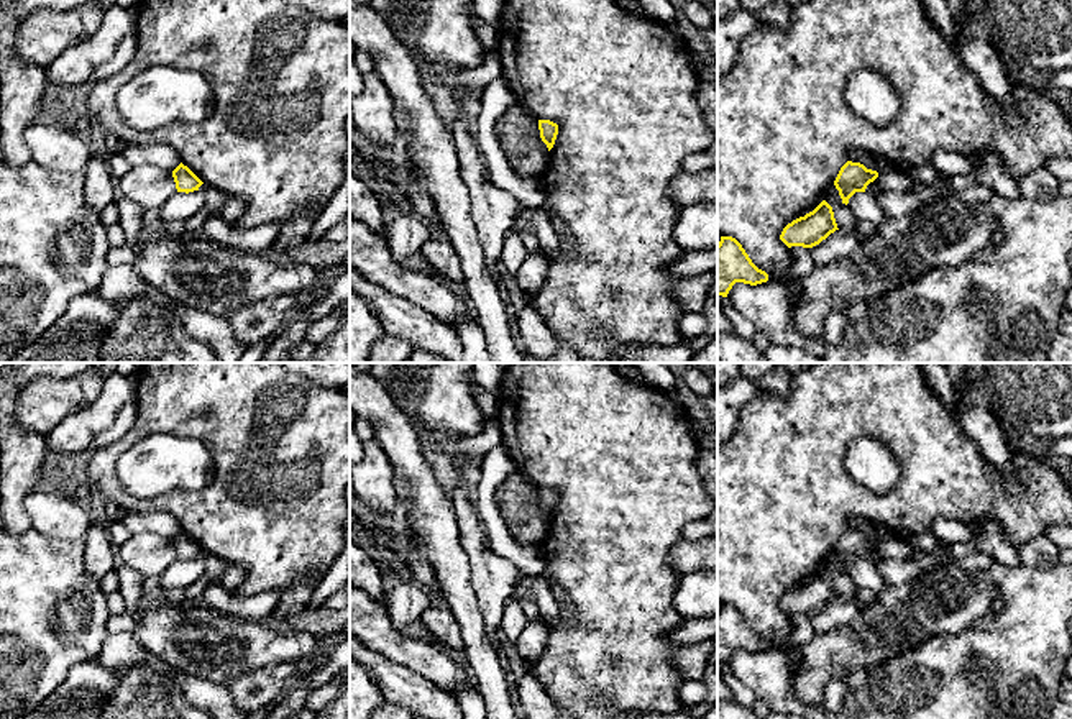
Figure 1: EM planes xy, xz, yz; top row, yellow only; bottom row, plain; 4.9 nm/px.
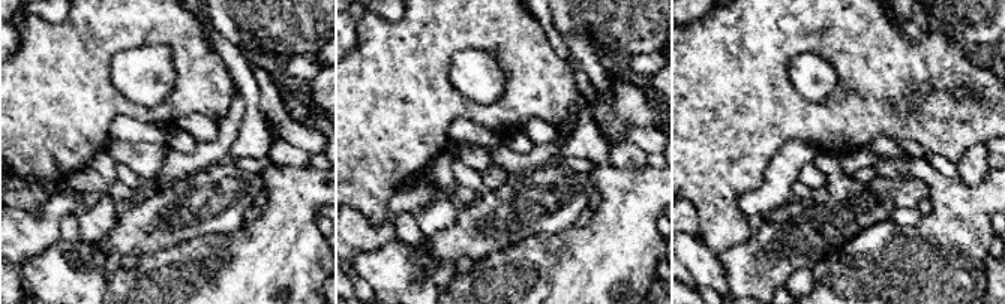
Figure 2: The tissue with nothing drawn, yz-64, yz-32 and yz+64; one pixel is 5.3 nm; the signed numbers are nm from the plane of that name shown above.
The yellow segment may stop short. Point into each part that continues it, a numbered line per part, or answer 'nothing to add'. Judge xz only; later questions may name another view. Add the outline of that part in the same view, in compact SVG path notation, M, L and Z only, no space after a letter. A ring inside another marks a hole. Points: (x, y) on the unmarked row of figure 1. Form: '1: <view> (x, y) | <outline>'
nothing to add

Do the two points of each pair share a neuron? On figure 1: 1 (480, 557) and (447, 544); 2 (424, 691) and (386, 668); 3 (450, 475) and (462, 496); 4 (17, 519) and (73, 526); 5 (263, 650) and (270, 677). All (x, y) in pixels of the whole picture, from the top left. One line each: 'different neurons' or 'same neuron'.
1: different neurons
2: same neuron
3: different neurons
4: different neurons
5: different neurons

